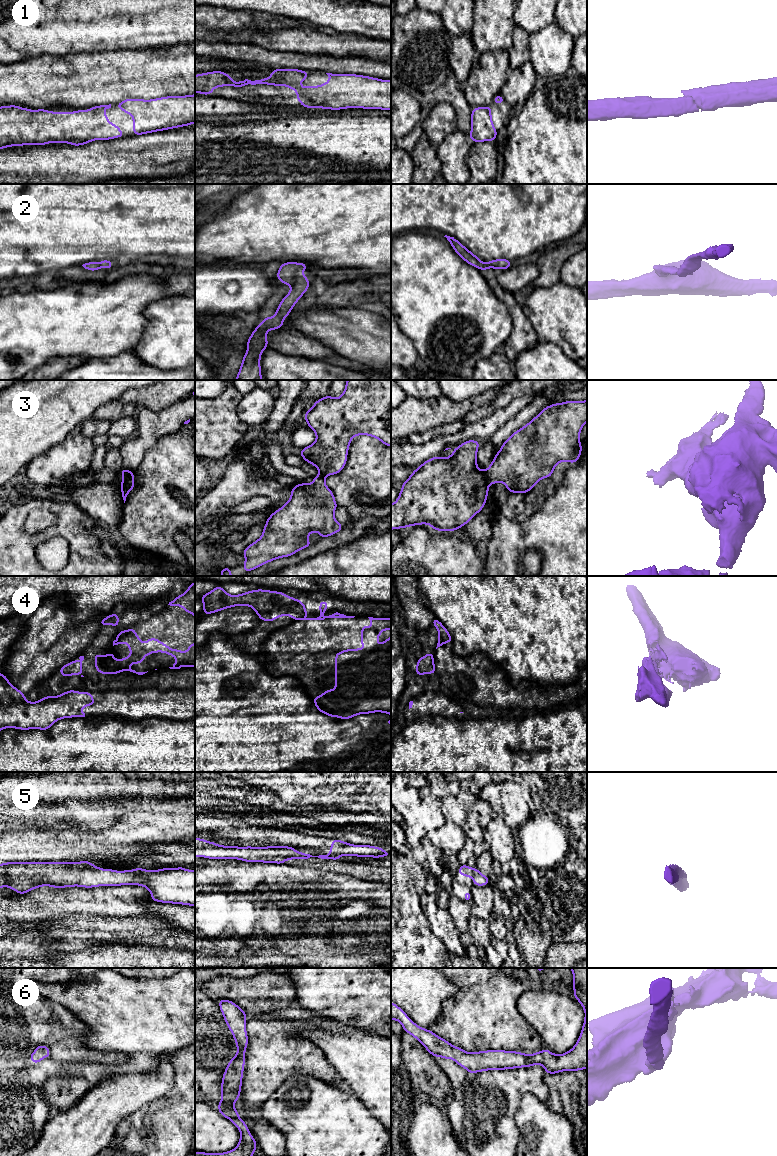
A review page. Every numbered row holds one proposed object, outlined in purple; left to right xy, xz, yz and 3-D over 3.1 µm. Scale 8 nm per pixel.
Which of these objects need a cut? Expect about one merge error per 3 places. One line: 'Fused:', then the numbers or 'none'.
Fused: 3, 4, 5

